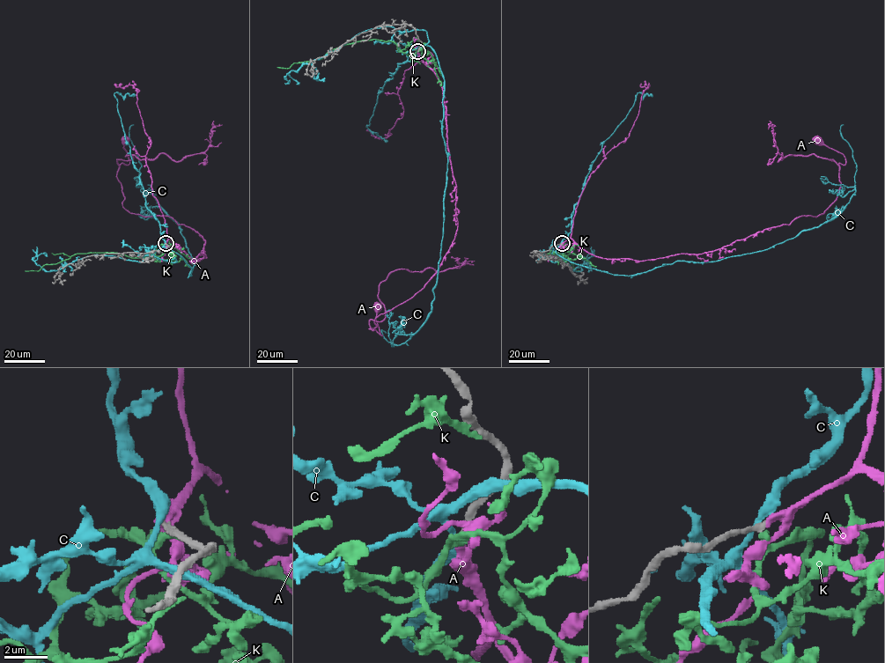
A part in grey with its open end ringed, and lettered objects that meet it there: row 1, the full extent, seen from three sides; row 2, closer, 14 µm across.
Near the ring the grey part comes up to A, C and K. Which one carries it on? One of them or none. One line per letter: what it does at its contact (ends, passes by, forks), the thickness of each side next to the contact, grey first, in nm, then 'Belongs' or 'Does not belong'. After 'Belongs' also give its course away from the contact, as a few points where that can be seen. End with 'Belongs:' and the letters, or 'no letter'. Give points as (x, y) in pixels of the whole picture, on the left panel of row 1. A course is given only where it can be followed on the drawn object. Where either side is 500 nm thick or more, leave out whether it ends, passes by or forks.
A: It ends there. Thickness 300 nm (grey) against 400 nm. Belongs. Its course: (165, 243), (195, 261), (203, 254), (194, 230), (123, 207), (116, 172), (129, 163), (124, 139)
C: It passes by. Thickness 320 nm (grey) against 360 nm. Does not belong
K: It ends there. Thickness 320 nm (grey) against 360 nm. Does not belong
Belongs: A

